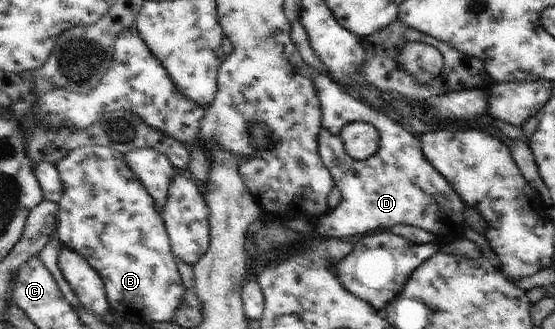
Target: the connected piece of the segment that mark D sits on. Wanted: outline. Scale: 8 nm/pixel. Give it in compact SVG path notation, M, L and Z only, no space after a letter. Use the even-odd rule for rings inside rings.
M312 69L309 73L323 109L317 150L342 196L339 205L320 217L317 233L341 240L342 237L354 237L360 233L365 235L402 224L434 233L438 245L464 237L467 226L463 225L463 213L468 205L424 157L419 136L410 135L400 124L370 108L368 103L352 98L328 75ZM356 119L364 119L364 122L373 125L380 135L378 153L362 161L354 161L346 153L340 136L344 125Z

